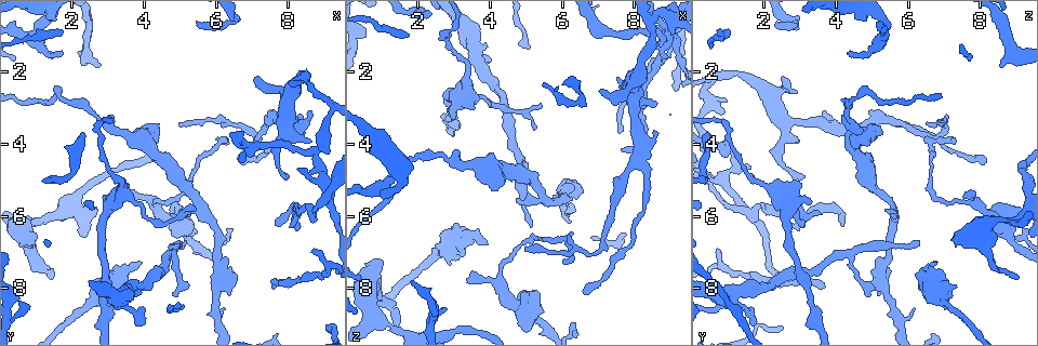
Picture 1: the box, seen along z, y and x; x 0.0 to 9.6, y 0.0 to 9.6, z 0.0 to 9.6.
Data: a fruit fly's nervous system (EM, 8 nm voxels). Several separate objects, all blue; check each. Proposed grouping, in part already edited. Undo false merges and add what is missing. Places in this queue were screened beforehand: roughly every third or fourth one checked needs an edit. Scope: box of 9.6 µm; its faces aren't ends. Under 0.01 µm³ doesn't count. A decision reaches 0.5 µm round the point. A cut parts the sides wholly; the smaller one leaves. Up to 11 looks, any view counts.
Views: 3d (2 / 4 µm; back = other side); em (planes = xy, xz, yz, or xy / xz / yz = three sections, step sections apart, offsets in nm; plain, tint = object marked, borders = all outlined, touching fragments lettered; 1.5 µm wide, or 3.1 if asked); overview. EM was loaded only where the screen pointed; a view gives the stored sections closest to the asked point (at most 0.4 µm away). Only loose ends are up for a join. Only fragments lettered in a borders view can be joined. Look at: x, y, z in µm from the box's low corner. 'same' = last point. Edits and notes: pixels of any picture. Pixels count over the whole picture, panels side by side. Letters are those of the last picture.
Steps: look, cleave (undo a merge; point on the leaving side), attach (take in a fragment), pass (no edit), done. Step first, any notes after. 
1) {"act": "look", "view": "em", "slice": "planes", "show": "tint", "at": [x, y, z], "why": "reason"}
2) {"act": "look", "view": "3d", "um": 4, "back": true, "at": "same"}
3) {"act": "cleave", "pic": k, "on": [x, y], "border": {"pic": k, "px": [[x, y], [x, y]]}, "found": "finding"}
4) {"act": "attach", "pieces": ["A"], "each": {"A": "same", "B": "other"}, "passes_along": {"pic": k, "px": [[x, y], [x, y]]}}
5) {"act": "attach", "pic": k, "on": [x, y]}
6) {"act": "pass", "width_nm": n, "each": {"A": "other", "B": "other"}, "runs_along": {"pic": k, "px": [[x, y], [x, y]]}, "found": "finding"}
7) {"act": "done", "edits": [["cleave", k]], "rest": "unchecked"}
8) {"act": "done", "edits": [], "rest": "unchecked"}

{"act": "look", "view": "3d", "um": 2, "at": [1.05, 0.95, 5.30], "why": "branch point"}

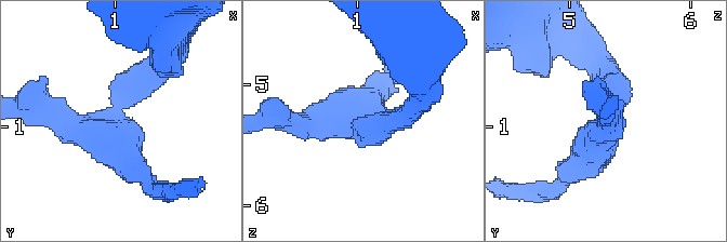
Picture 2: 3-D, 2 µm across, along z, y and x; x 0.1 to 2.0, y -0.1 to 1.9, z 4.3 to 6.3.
{"act": "look", "view": "em", "slice": "planes", "show": "tint", "at": [1.02, 1.04, 5.28], "arms": 3, "arm_widths_nm": [180, 200, 220]}

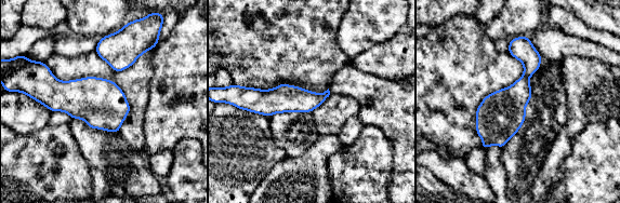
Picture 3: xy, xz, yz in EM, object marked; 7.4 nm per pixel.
{"act": "look", "view": "em", "slice": "planes", "show": "borders", "at": "same", "why": "what lies round it"}

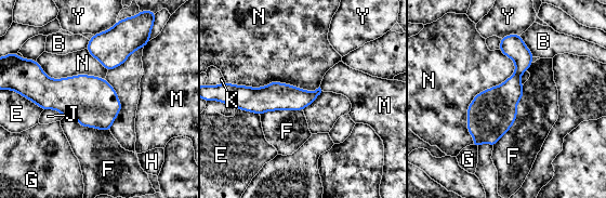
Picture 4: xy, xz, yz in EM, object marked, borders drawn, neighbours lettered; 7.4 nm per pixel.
{"act": "cleave", "pic": 4, "on": [500, 102], "longest_contact_nm": ["N", 750], "each": {"B": "other", "E": "other", "F": "other", "G": "other", "H": "other", "J": "other", "K": "other", "M": "other", "N": "other", "Y": "other"}, "found": "a second neuron is stuck on"}

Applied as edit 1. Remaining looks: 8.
{"act": "look", "view": "3d", "um": 4, "at": [5.50, 0.60, 2.40], "why": "tapers out"}

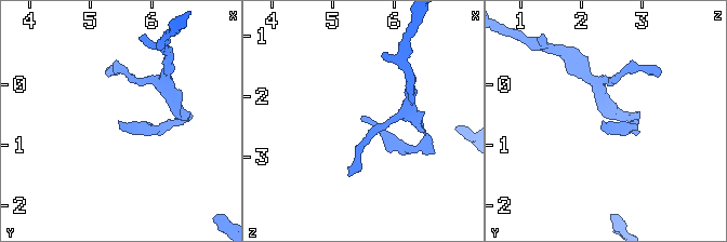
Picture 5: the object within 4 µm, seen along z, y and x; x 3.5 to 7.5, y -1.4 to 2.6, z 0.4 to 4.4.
{"act": "look", "view": "em", "slice": "planes", "show": "borders", "at": [5.45, 0.55, 2.35], "why": "now the EM"}

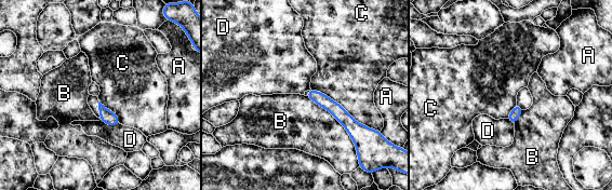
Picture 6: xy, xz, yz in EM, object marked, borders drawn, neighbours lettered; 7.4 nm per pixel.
{"act": "pass", "each": {"A": "other", "B": "other", "C": "other", "D": "other"}, "border": {"pic": 6, "px": [[310, 87], [337, 102], [370, 127]]}, "found": "none of them fits"}

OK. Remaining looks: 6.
{"act": "look", "view": "3d", "um": 4, "at": [6.65, 4.35, 8.10], "why": "thin end"}

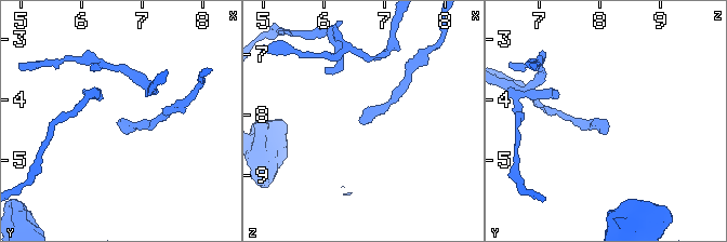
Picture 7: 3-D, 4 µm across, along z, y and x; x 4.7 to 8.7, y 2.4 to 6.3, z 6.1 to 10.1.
{"act": "look", "view": "em", "slice": "planes", "show": "borders", "at": [6.55, 4.35, 8.15], "why": "shape alone is not enough"}

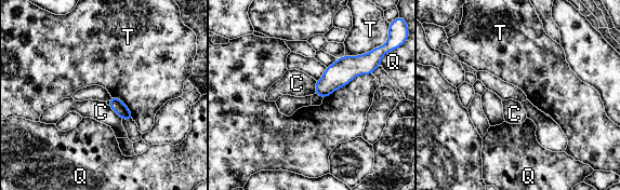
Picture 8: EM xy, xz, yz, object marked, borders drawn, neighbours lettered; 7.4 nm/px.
{"act": "pass", "width_nm": 100, "each": {"C": "other", "Q": "other", "T": "other"}, "border": {"pic": 8, "px": [[371, 73], [357, 75], [324, 98]]}, "found": "no lettered fragment goes on from it"}

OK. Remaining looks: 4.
{"act": "look", "view": "em", "slice": "planes", "show": "borders", "at": [3.40, 5.10, 1.75], "why": "calibre changes"}

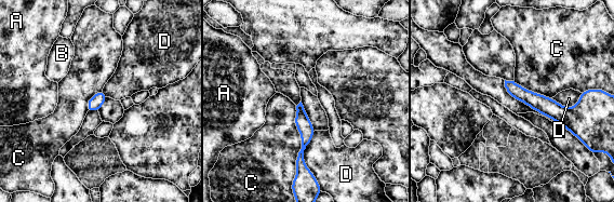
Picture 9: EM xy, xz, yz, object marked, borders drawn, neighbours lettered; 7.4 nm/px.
{"act": "pass", "each": {"A": "other", "B": "other", "C": "other", "D": "other"}, "runs_along": {"pic": 9, "px": [[507, 83], [555, 110], [571, 128]]}, "found": "one neuron here"}

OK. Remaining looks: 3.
{"act": "done", "edits": [["cleave", 4]], "rest": "unchecked"}

